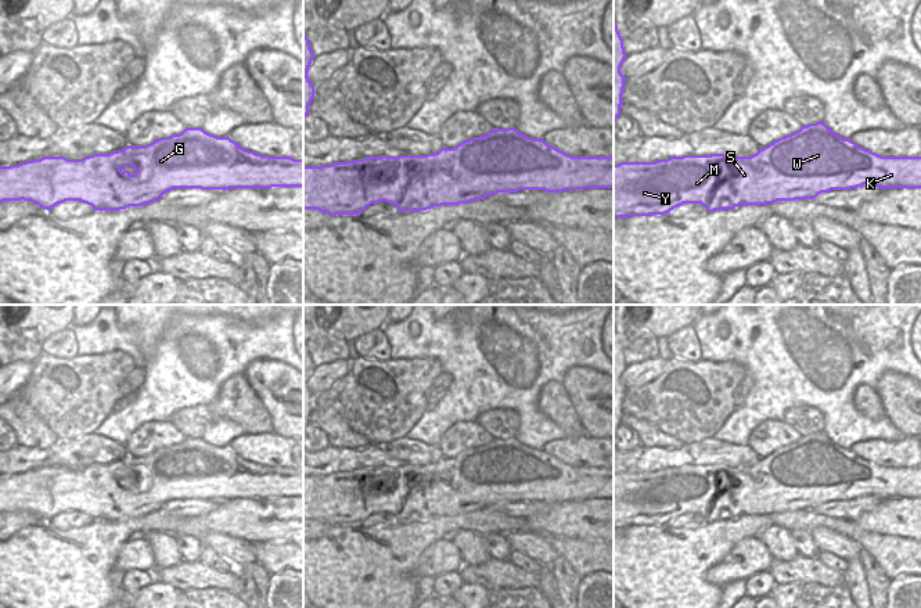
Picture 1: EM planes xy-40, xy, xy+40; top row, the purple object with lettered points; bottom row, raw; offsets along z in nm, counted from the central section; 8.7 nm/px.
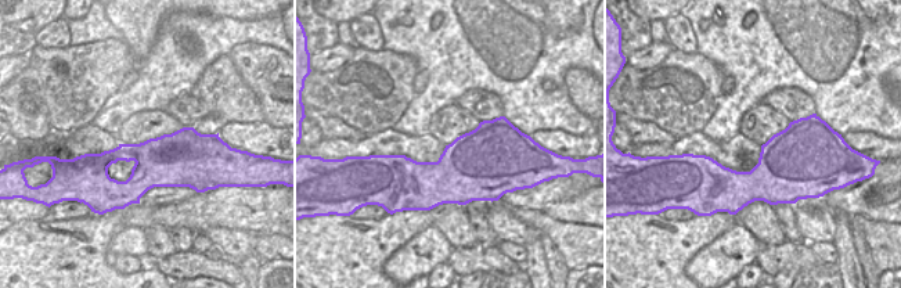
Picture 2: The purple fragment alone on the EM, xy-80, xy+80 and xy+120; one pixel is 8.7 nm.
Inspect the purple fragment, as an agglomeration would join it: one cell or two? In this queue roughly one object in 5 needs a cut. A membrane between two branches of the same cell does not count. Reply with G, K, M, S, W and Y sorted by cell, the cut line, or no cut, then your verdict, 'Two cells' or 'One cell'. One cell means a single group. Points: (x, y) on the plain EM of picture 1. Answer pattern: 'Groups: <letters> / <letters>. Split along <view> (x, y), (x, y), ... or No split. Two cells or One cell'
Groups: G K M S W Y. No split. One cell

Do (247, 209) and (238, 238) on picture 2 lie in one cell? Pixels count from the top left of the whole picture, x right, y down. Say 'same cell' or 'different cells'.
different cells

